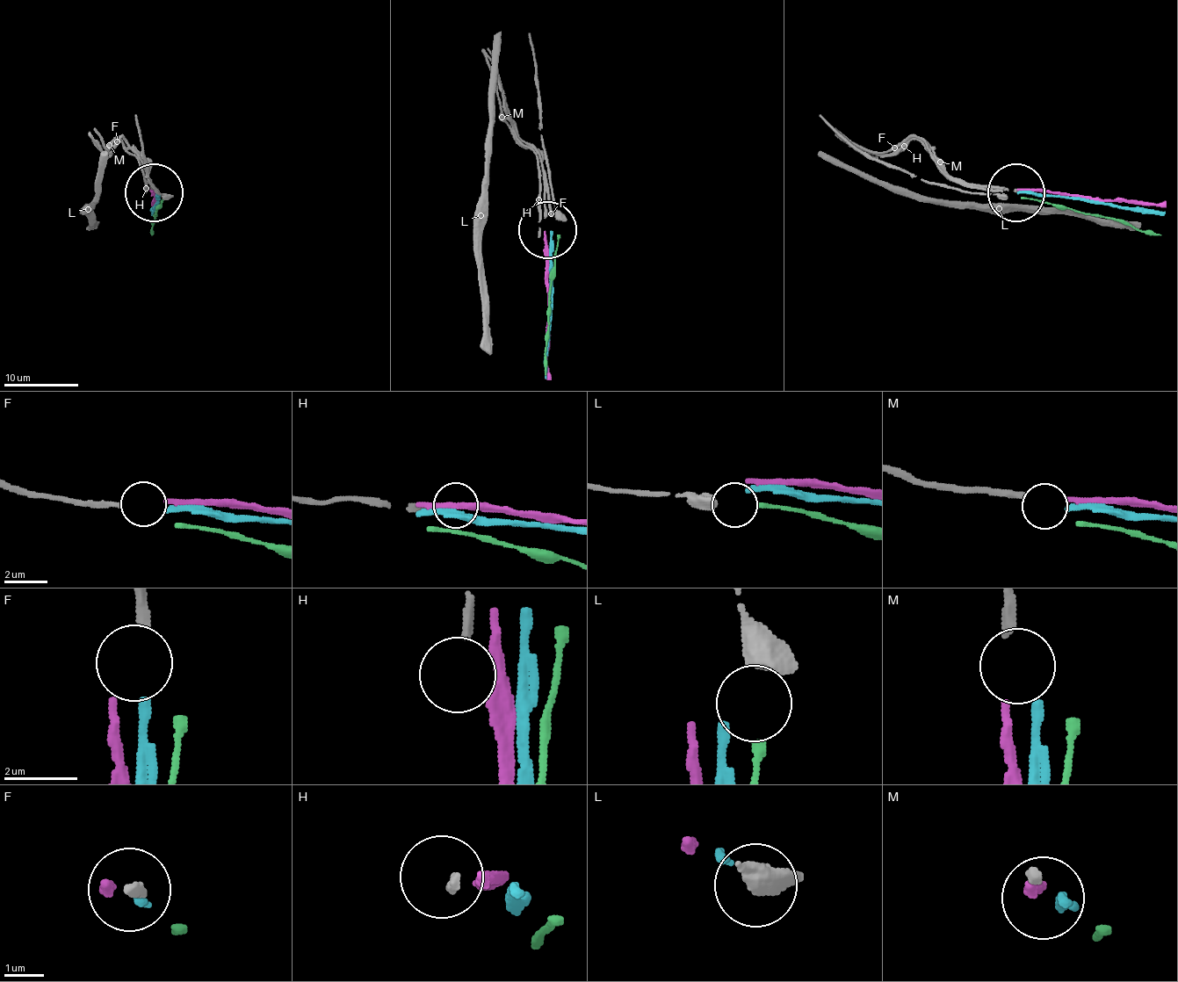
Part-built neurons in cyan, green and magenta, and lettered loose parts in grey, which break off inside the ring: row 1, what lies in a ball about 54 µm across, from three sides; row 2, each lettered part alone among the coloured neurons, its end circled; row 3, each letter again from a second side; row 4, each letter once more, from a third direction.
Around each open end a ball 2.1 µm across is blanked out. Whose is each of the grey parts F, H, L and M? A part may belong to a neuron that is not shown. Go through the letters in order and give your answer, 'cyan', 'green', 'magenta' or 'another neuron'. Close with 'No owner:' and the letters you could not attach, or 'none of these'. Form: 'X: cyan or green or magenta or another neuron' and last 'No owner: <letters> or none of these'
F: cyan
H: another neuron
L: green
M: magenta
No owner: H

